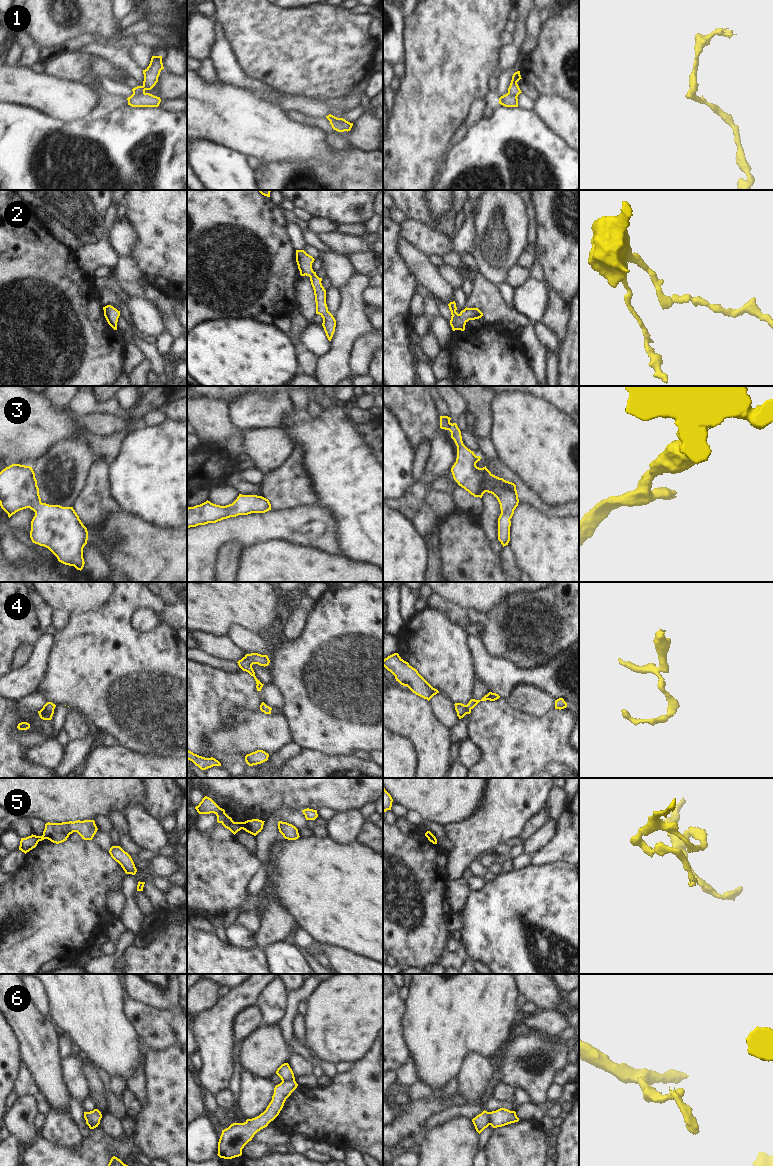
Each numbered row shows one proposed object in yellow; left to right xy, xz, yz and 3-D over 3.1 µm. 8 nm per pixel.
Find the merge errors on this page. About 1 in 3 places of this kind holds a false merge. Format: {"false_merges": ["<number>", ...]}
{"false_merges": ["1", "5", "6"]}

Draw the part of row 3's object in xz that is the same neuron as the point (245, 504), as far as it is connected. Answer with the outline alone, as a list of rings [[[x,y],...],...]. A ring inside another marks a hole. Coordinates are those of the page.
[[[239,494],[232,504],[226,506],[216,505],[207,500],[200,505],[187,508],[187,529],[198,525],[216,523],[238,515],[265,513],[269,510],[271,510],[269,500],[257,495]]]

